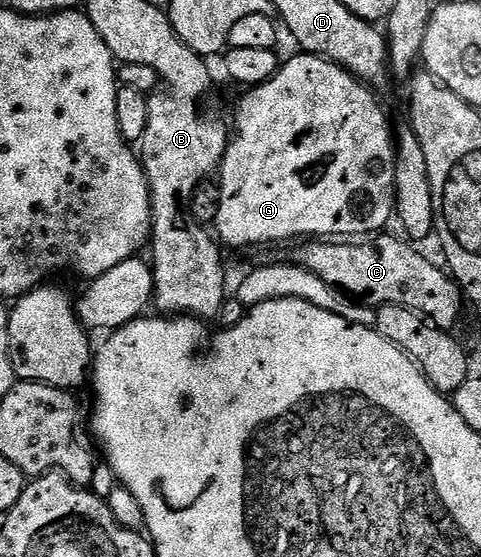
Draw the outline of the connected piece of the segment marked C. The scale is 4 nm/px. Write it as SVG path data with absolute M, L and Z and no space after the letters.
M389 233L374 234L368 241L305 241L300 244L295 262L327 281L327 285L374 309L387 305L406 307L424 315L439 329L452 332L461 319L463 304L463 292L456 279L448 270L440 271L423 252L416 251L412 242L385 234Z

